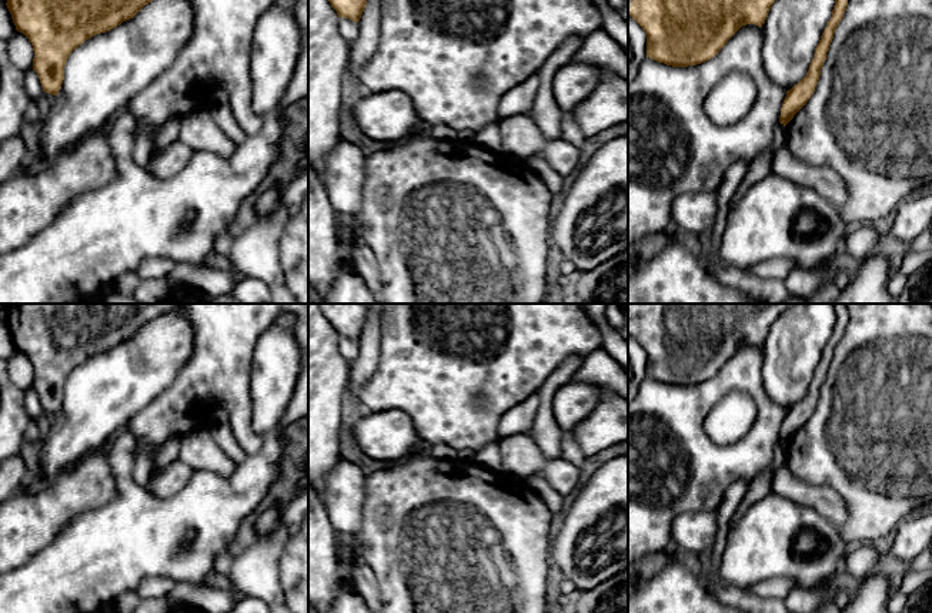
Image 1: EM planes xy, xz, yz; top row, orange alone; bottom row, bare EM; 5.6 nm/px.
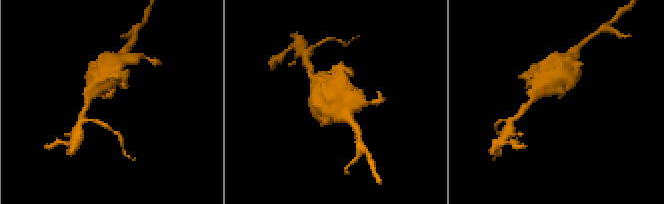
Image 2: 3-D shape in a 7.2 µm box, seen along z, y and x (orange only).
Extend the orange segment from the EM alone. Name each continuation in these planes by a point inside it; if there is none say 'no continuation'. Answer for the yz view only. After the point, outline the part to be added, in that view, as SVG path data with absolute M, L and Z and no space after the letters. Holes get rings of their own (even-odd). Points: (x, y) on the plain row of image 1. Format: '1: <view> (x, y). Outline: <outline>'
no continuation

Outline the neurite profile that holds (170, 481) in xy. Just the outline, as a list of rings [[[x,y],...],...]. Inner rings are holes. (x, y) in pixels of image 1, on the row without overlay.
[[[176,459],[161,472],[151,472],[146,489],[157,498],[168,499],[177,495],[191,479],[194,468],[181,459]]]

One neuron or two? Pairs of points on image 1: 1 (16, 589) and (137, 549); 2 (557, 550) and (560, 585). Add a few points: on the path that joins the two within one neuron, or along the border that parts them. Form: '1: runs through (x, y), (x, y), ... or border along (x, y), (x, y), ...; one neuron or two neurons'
1: runs through (46, 589), (64, 589), (102, 553), (107, 552); one neuron
2: border along (557, 575), (565, 576), (577, 588); two neurons

